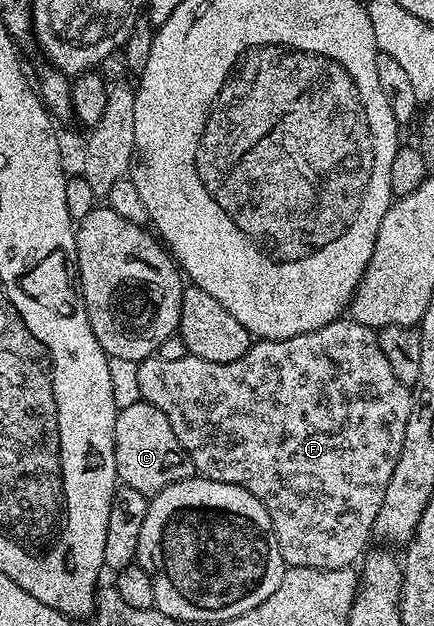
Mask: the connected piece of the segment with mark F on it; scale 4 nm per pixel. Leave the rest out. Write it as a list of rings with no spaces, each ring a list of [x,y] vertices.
[[[339,318],[320,330],[312,330],[296,338],[258,340],[251,343],[248,354],[244,354],[244,358],[236,358],[236,362],[204,362],[204,358],[196,358],[189,354],[172,362],[164,362],[155,354],[141,361],[138,370],[141,399],[156,406],[156,410],[160,410],[160,414],[168,418],[180,446],[194,463],[195,473],[205,476],[207,480],[228,482],[248,490],[248,494],[255,496],[264,506],[264,510],[268,510],[272,518],[274,537],[280,546],[280,554],[289,567],[320,570],[349,568],[355,563],[354,559],[357,561],[367,551],[366,543],[372,540],[373,523],[376,522],[380,506],[383,505],[388,482],[391,481],[404,443],[411,394],[411,389],[402,384],[396,374],[392,374],[392,366],[388,366],[388,358],[384,358],[384,350],[380,350],[378,332],[375,329],[352,318]]]

